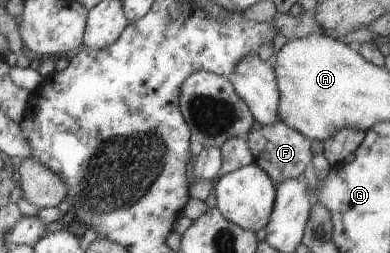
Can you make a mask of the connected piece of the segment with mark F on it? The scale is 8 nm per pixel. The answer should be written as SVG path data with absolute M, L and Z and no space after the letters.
M276 120L272 125L254 125L246 133L246 143L252 153L253 162L266 172L275 185L284 179L301 176L313 154L310 152L310 140L294 129L286 127L282 121Z

